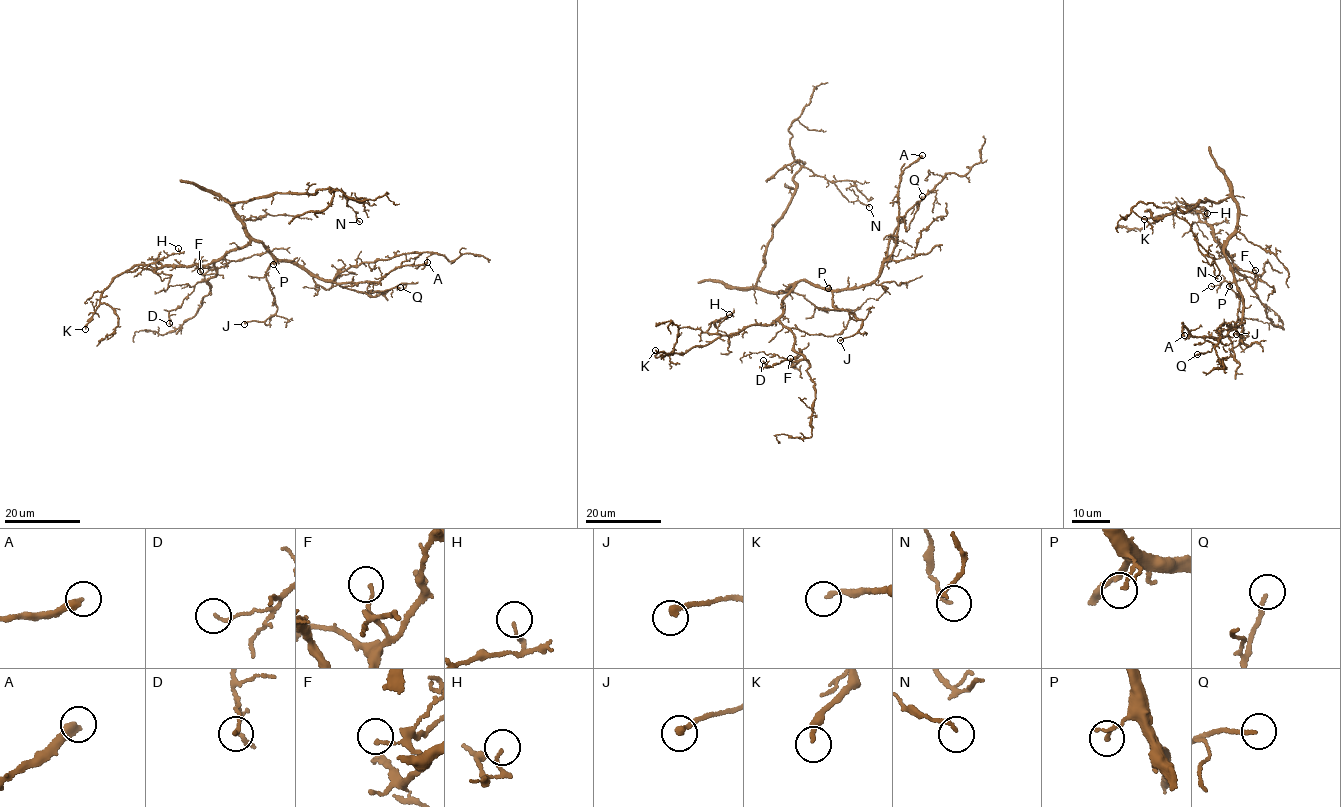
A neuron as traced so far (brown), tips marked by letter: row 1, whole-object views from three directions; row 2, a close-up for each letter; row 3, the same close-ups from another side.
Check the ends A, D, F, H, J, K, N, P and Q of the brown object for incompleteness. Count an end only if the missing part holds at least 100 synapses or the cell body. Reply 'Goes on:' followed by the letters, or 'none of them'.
Goes on: none of them

